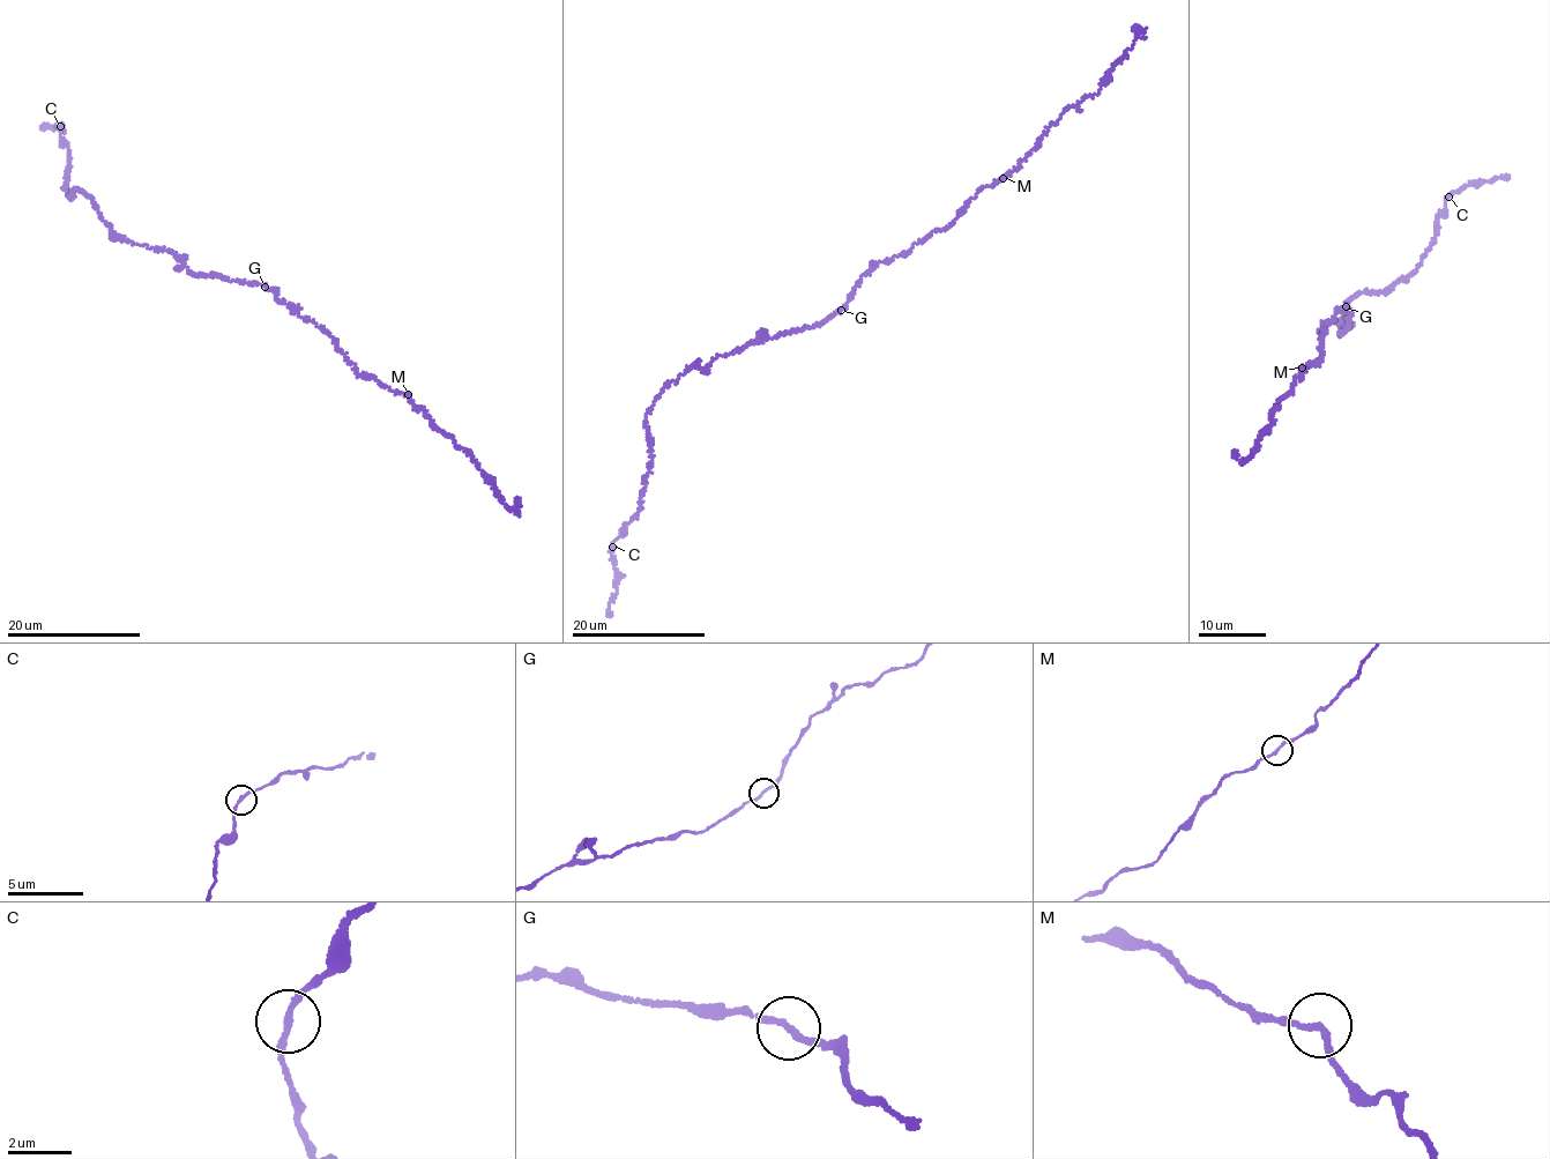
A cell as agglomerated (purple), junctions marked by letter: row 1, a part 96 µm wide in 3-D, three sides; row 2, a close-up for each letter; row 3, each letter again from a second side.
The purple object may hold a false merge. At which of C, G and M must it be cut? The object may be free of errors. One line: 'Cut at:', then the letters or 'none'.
Cut at: none

